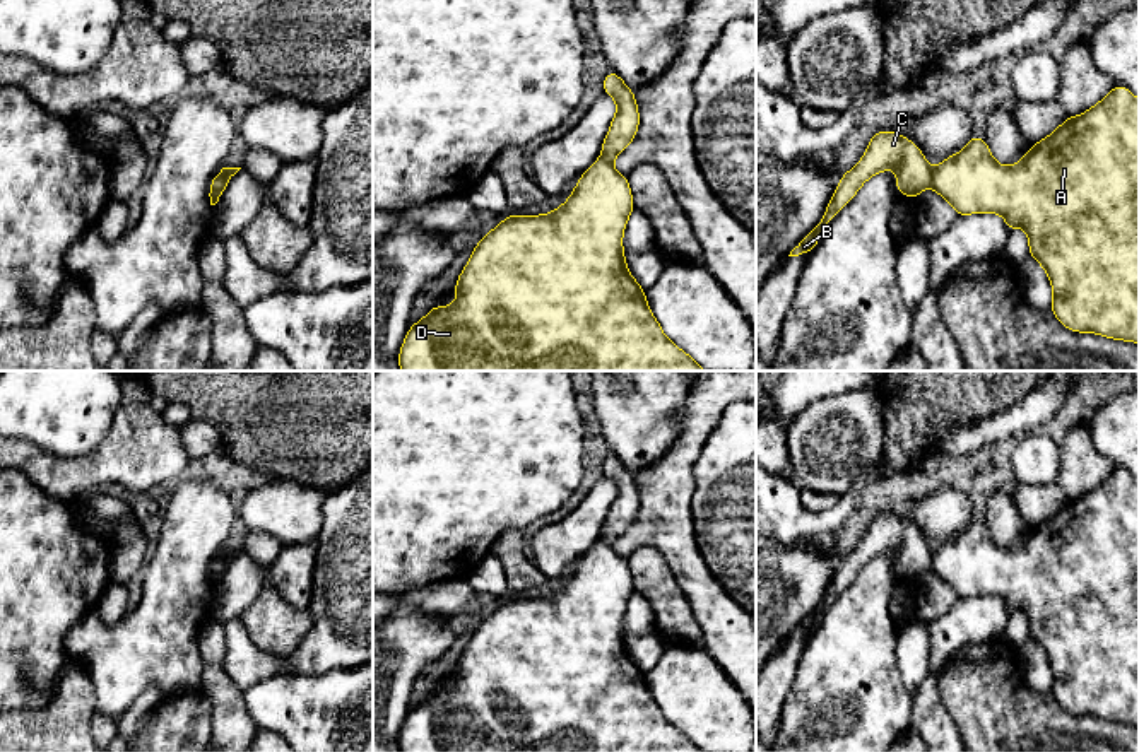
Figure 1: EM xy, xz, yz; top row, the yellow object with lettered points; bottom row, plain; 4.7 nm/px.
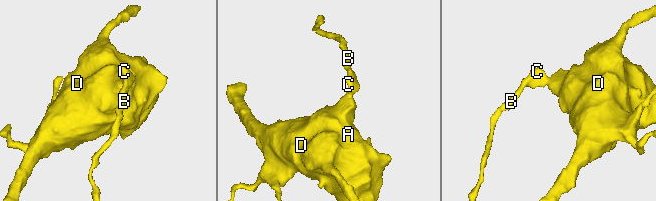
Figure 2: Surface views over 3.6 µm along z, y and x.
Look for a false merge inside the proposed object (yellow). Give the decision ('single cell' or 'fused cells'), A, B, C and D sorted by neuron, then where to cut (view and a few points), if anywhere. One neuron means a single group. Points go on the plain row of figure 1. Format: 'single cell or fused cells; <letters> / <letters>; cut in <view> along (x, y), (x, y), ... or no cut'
fused cells; A D / B C; cut in yz along (934, 552), (929, 568)

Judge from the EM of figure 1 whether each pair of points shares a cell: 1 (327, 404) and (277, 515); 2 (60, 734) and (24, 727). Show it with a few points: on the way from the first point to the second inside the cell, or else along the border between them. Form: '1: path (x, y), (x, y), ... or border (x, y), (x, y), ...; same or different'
1: border (267, 477), (295, 479), (317, 487), (325, 496); different
2: path (52, 734), (33, 734); same

